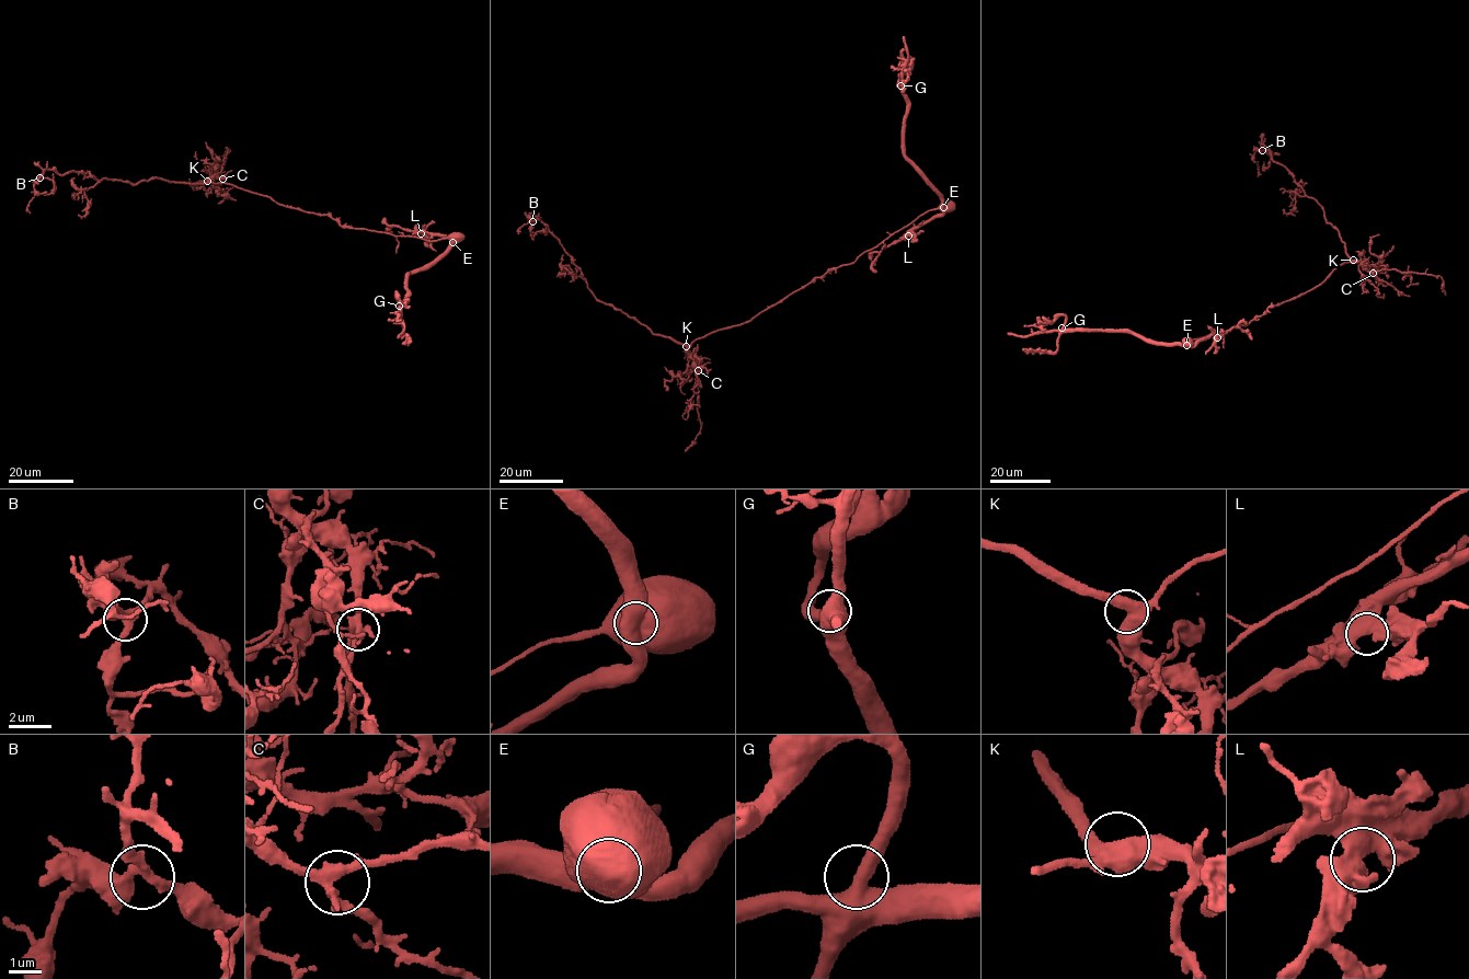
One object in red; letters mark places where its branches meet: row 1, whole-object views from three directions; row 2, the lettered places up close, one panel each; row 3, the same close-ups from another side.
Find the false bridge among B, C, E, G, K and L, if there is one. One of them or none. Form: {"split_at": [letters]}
{"split_at": ["E"]}

